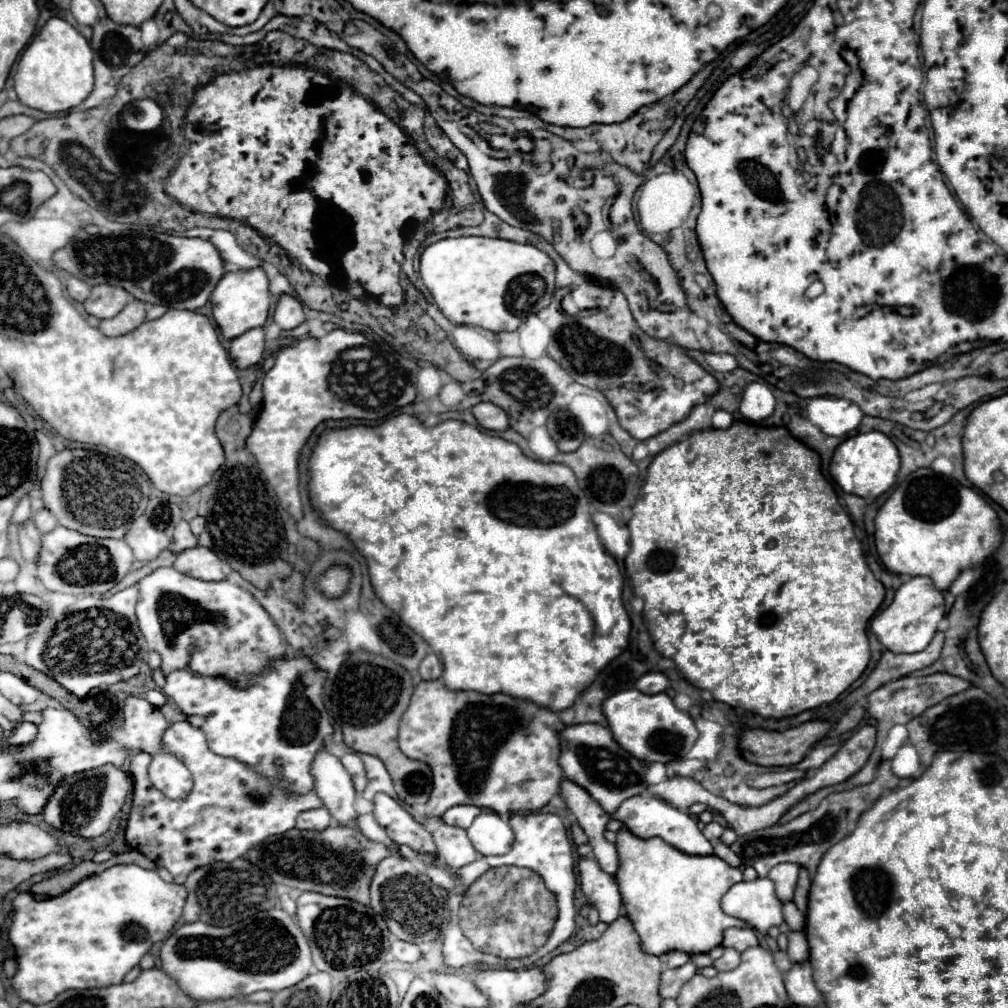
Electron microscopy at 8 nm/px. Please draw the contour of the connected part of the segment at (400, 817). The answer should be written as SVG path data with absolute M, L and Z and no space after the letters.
M388 794L374 796L372 814L396 844L408 844L418 852L436 852L432 834L420 822L412 820L412 816Z

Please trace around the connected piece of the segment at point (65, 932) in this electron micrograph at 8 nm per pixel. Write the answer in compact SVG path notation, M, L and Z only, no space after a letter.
M120 864L120 866L112 866L100 874L88 876L84 880L80 880L78 884L74 884L68 892L54 896L54 898L30 898L30 892L20 892L12 898L12 926L8 930L8 938L12 942L12 946L16 948L16 960L18 960L18 972L14 974L12 988L14 992L20 996L20 1000L32 1002L32 1004L44 1004L44 1002L52 1002L52 998L56 998L56 994L62 994L64 990L72 990L72 988L100 988L100 986L110 986L110 984L120 984L124 980L124 976L142 960L142 956L156 944L162 942L170 930L174 928L174 924L178 922L178 918L182 916L182 906L186 902L186 888L182 884L174 884L174 882L164 882L156 870L146 870L140 868L136 864Z

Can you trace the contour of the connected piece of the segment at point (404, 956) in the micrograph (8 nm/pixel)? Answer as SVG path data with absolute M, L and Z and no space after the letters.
M402 940L394 942L390 952L392 952L392 956L394 956L396 960L400 960L400 962L416 962L416 960L420 960L420 956L422 956L422 952L420 952L420 948L418 948L416 944L412 944L412 942L402 942Z

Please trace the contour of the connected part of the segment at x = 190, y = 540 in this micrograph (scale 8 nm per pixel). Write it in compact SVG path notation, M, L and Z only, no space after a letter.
M182 520L182 522L176 526L176 530L174 530L174 540L172 540L172 544L170 544L170 550L172 550L174 554L178 554L180 550L186 550L188 546L196 546L196 544L198 544L198 538L192 534L190 524Z

